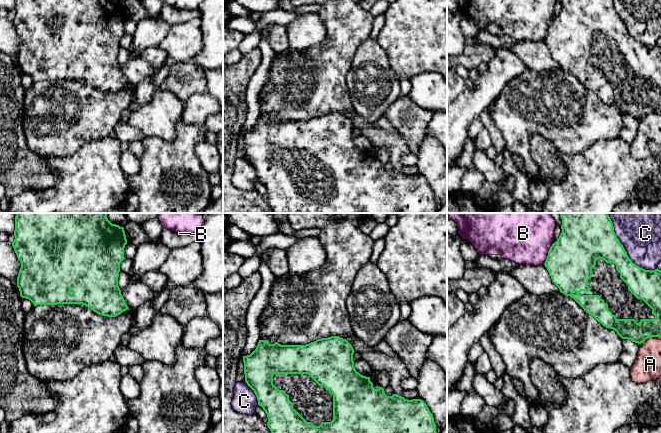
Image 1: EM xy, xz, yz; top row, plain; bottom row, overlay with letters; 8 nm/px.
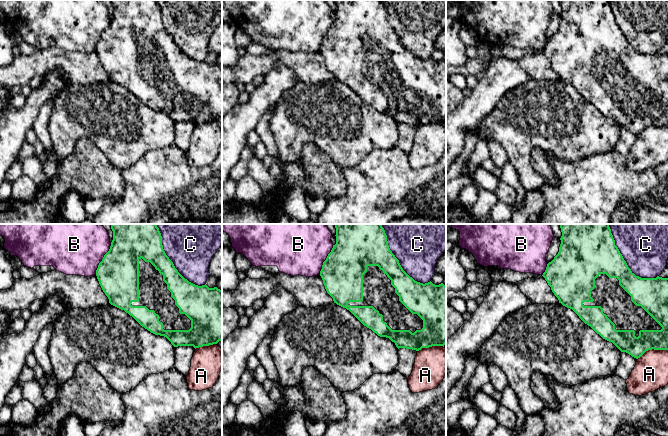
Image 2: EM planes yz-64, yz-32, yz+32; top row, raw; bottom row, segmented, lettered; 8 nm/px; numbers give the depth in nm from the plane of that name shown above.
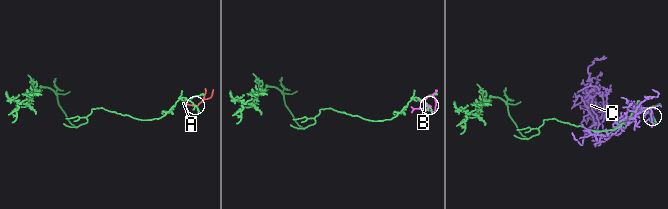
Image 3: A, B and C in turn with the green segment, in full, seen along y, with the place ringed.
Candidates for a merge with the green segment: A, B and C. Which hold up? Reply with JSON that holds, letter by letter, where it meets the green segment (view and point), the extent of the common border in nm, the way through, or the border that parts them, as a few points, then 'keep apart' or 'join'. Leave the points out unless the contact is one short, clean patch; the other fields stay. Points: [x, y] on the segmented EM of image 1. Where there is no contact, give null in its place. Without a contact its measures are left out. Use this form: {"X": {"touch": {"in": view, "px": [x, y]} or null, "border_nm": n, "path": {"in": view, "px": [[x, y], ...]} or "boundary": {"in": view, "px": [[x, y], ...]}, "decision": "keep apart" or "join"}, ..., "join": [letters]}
{"A": {"touch": {"in": "yz", "px": [650, 337]}, "border_nm": 180, "decision": "keep apart"}, "B": {"touch": {"in": "yz", "px": [548, 254]}, "border_nm": 180, "decision": "keep apart"}, "C": {"touch": {"in": "yz", "px": [624, 249]}, "border_nm": 600, "decision": "keep apart"}, "join": []}

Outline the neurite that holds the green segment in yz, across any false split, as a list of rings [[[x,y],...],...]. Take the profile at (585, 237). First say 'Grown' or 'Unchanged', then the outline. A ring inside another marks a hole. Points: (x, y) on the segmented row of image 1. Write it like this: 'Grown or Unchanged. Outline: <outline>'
Grown. Outline: [[[560,213],[560,217],[562,232],[544,263],[560,292],[573,298],[586,313],[615,330],[622,339],[641,344],[648,338],[661,337],[661,270],[645,270],[632,262],[614,232],[608,213]]]

